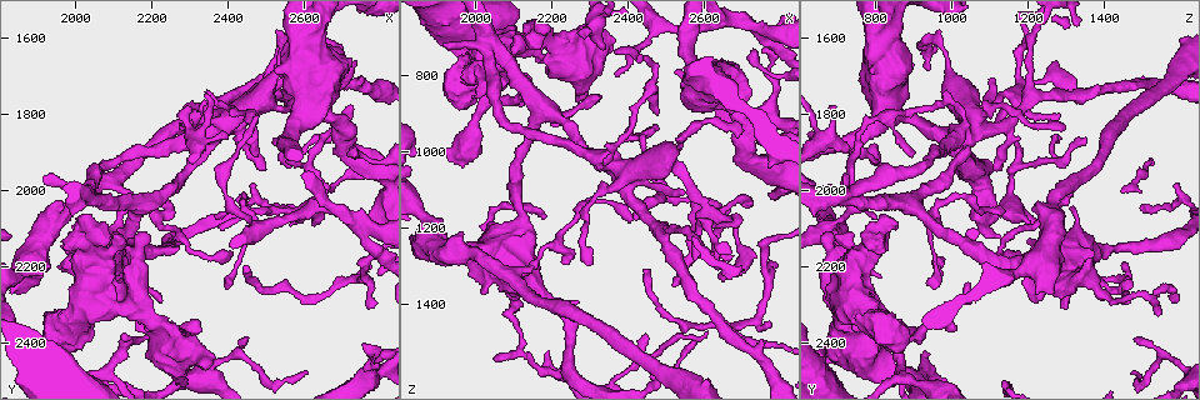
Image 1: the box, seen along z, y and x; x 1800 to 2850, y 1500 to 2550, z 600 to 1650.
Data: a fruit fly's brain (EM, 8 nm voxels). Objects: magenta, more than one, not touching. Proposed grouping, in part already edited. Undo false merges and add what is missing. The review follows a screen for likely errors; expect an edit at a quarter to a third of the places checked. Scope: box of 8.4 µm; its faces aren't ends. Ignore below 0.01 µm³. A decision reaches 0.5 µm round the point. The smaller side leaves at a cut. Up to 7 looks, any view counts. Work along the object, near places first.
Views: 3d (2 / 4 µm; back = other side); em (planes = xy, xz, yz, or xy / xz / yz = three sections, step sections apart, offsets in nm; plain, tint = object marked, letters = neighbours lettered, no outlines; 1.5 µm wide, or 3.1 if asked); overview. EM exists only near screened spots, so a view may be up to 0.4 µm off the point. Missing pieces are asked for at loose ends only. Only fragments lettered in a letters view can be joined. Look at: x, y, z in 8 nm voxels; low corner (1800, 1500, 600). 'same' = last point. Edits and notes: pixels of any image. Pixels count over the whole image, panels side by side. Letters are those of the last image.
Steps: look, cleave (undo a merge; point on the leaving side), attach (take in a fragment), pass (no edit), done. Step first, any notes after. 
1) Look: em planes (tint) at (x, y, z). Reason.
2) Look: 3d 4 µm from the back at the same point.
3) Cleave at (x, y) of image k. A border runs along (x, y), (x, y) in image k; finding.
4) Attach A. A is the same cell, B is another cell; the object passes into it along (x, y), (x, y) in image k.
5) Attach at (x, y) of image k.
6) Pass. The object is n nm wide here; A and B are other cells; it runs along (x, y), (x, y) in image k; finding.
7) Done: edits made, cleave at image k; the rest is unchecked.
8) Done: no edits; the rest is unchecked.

Look: em xy step 8 (tint) at (2475, 1910, 900).

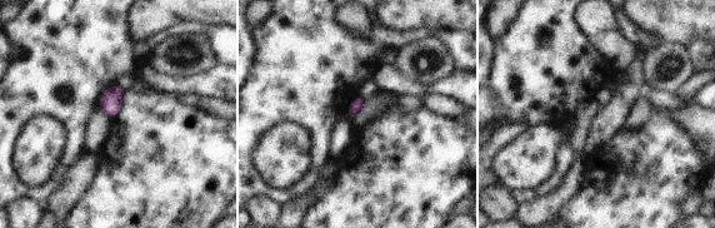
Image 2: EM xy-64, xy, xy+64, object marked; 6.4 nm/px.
Look: em planes (letters) at the same point. Another direction.

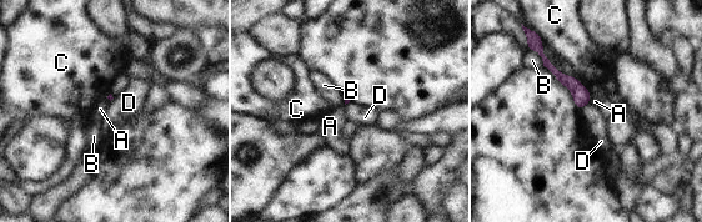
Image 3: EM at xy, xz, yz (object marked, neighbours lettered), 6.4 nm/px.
Pass. A, B, C and D are other cells; none of them fits.

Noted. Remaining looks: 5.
Look: 3d 2 µm at (2725, 1785, 1135). An open end.

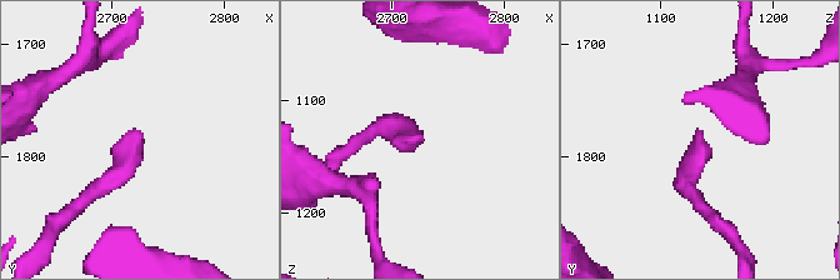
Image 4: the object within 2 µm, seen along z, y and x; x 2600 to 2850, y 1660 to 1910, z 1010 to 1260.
Look: em planes (letters) at (2728, 1780, 1136).

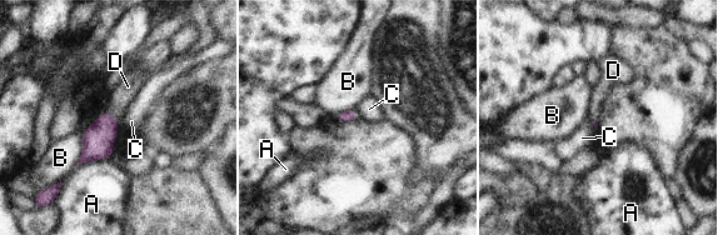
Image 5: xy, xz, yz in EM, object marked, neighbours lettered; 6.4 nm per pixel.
Attach D. D is the same cell, A, B and C are other cells; the object passes into it along (99, 138), (111, 115), (128, 86) in image 5; the neuron continues.

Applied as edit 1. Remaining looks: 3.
Look: overview. See it whole again.

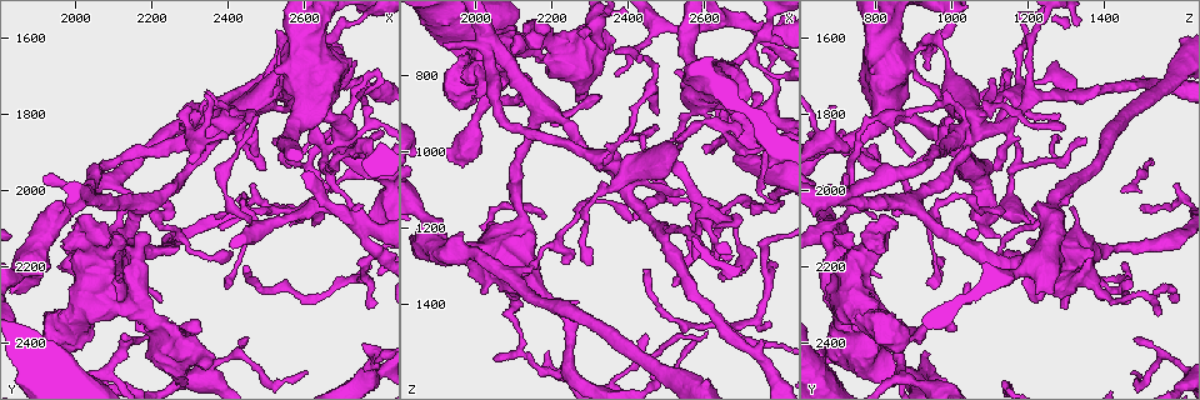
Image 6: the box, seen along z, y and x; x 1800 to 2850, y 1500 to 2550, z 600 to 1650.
Look: em planes (tint) at (2455, 2395, 1475). An open end.

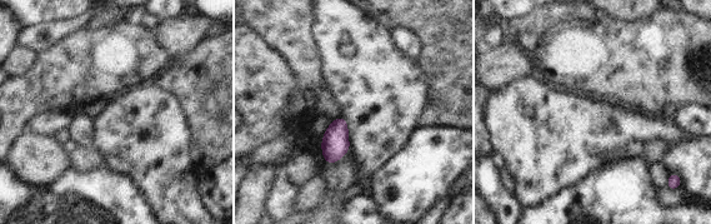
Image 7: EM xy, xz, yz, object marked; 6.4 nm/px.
Look: em planes (letters) at the same point. What lies round it.

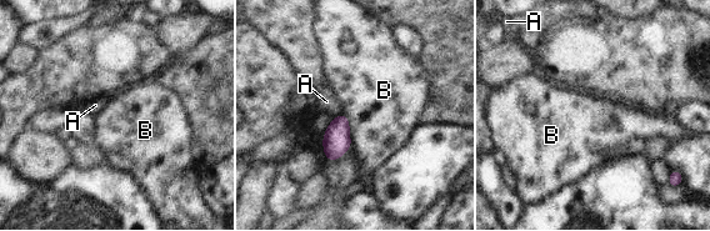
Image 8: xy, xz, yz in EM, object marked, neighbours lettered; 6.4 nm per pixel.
Pass. A and B are other cells; a border runs along (344, 113), (348, 120), (351, 146) in image 8; no lettered fragment goes on from it.

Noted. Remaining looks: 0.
Done: edits made, attach at image 5; the rest is unchecked.

